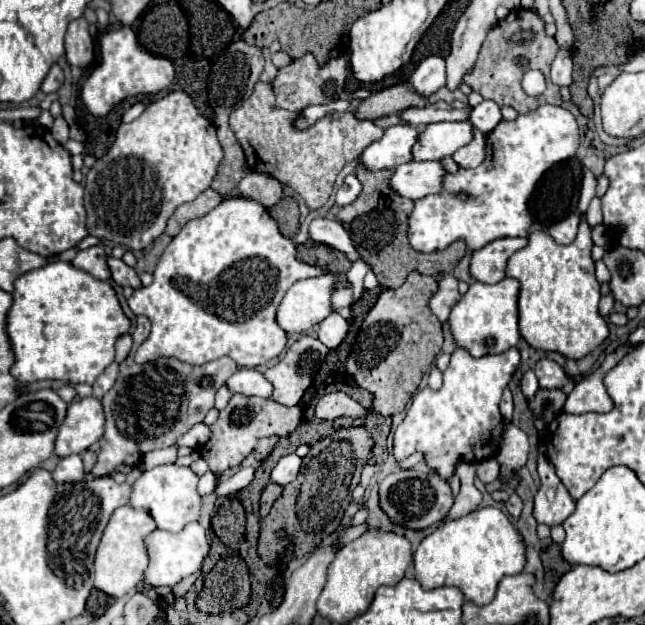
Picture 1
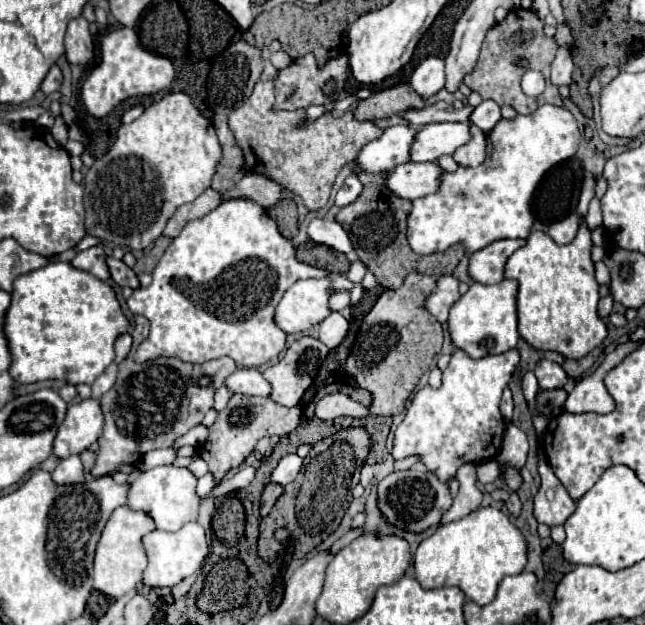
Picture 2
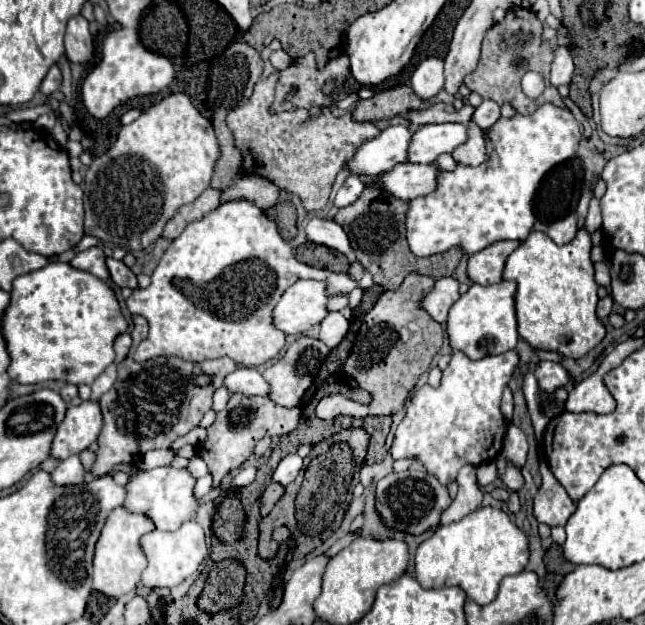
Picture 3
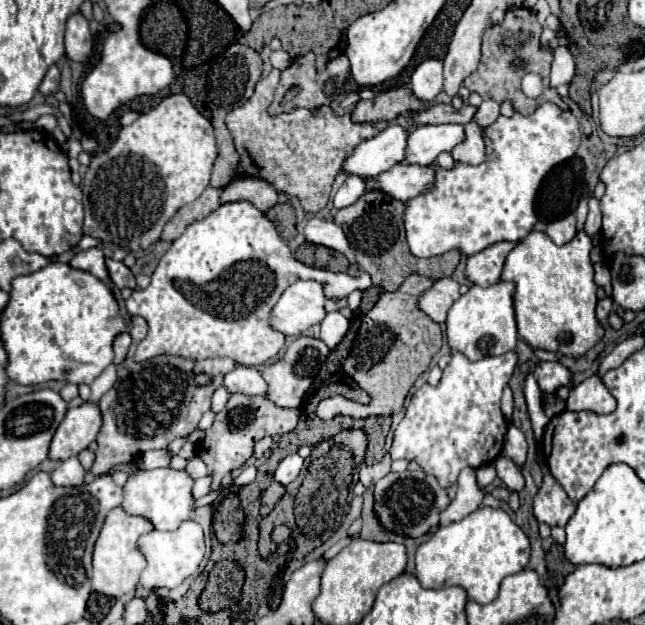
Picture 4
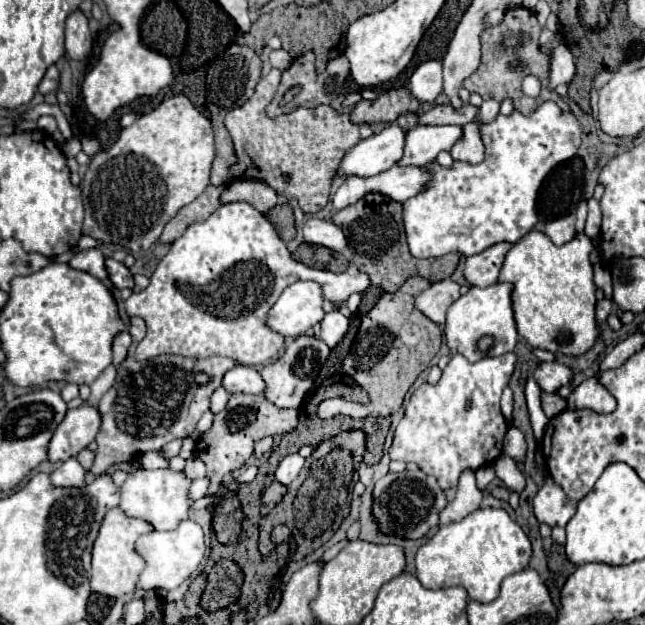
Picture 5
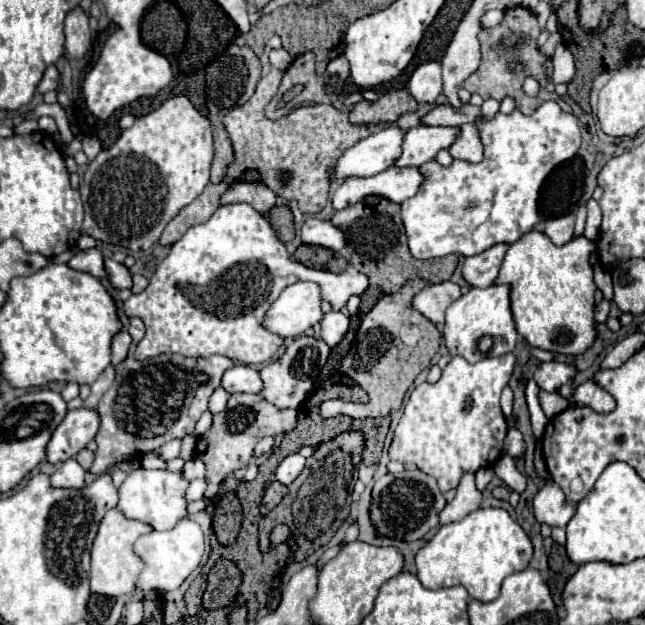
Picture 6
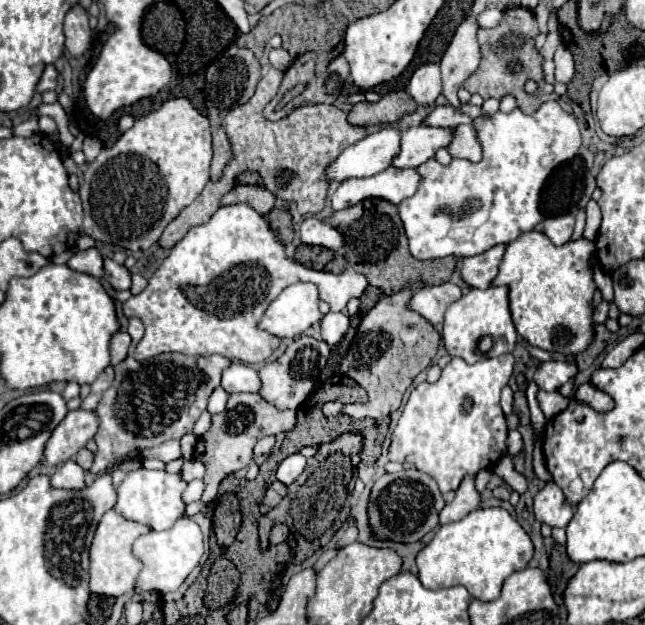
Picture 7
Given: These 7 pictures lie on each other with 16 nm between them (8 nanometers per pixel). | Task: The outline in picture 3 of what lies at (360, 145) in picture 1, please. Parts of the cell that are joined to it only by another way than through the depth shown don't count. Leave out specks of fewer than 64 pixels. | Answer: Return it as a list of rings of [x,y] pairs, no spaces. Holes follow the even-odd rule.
[[[279,71],[260,80],[254,86],[254,94],[228,114],[228,128],[236,138],[236,146],[242,152],[242,170],[248,174],[260,174],[272,180],[280,190],[288,190],[302,198],[308,212],[318,212],[326,206],[336,174],[356,154],[356,150],[380,136],[380,130],[372,122],[356,122],[352,112],[336,118],[330,110],[324,110],[318,118],[310,118],[306,110],[296,112],[272,112],[274,86]]]

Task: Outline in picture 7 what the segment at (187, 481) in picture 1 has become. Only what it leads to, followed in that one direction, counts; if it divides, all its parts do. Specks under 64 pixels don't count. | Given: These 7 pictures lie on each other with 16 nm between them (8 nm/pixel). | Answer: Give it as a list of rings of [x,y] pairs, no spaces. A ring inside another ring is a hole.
[[[138,468],[128,472],[126,480],[116,488],[118,502],[116,510],[128,518],[142,524],[148,524],[152,530],[168,530],[178,518],[186,516],[186,502],[182,498],[188,482],[182,480],[182,474],[170,474],[166,470],[146,470]]]

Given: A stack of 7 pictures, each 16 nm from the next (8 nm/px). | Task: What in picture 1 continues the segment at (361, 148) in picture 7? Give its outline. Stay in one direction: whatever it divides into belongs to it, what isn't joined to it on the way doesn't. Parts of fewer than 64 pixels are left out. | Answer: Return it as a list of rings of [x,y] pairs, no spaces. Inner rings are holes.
[[[398,124],[386,128],[382,140],[376,144],[370,144],[360,154],[362,164],[368,170],[384,170],[384,168],[396,168],[400,164],[406,164],[412,160],[412,148],[418,142],[422,134],[422,126],[410,126],[410,124]]]

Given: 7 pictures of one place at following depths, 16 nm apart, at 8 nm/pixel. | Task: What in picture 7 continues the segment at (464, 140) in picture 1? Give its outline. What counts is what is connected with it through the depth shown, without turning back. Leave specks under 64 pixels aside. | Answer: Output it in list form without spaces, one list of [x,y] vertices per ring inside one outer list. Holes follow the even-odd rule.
[[[420,124],[402,132],[402,152],[392,162],[398,168],[416,168],[436,156],[440,148],[448,148],[454,140],[454,128],[434,128]]]

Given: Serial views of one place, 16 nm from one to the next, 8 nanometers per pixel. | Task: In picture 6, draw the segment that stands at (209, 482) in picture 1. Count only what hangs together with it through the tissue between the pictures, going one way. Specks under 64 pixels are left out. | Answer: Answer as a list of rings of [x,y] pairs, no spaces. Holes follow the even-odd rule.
[[[200,478],[200,480],[192,480],[190,482],[190,488],[188,488],[188,492],[186,492],[186,498],[188,500],[200,500],[202,496],[204,496],[204,492],[206,492],[206,486],[208,486],[208,482],[204,480],[204,478]]]

